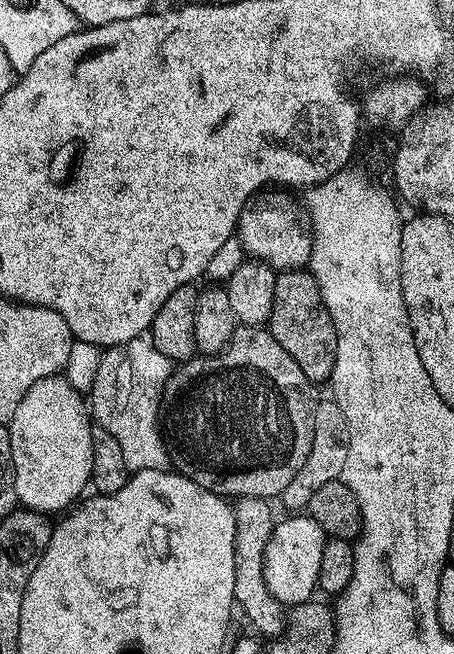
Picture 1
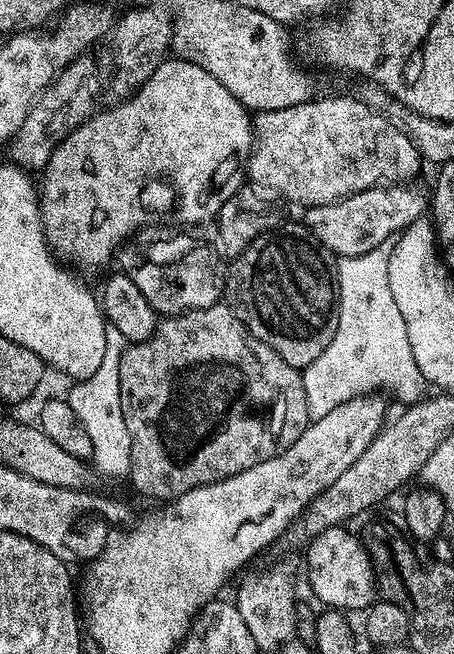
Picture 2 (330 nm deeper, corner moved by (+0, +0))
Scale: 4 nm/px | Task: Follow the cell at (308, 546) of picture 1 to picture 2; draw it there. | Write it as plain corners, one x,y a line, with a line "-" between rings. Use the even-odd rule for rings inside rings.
347,527
331,528
312,537
307,545
308,584
312,592
328,610
343,610
345,613
359,613
372,607
376,590
376,569
364,548
359,535
347,532

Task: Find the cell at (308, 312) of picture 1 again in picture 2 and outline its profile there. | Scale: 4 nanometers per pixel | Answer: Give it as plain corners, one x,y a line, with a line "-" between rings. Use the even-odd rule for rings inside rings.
281,223
271,232
264,232
242,255
235,257
227,265
224,292
226,303
232,313
270,350
274,350
290,366
301,370
310,366
326,346
330,346
330,338
336,333
336,310
338,307
338,285
334,279
334,264
330,254
314,238
314,234
303,223

